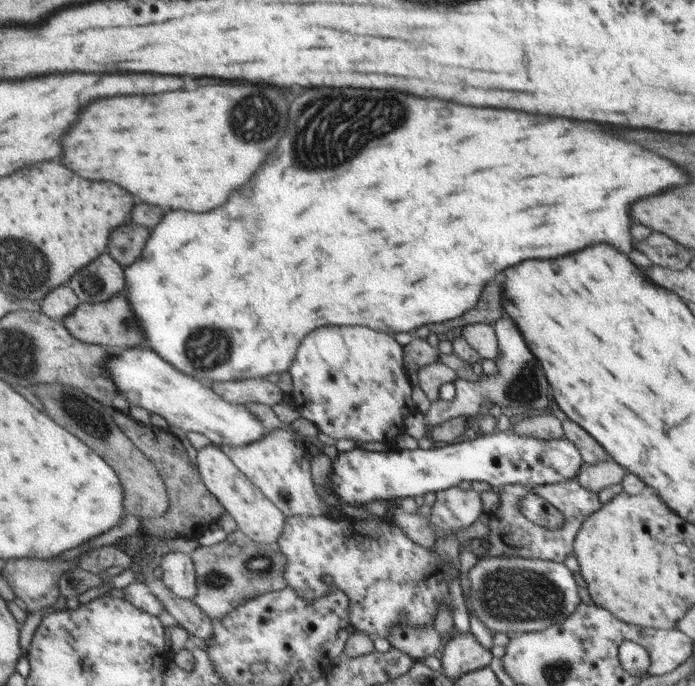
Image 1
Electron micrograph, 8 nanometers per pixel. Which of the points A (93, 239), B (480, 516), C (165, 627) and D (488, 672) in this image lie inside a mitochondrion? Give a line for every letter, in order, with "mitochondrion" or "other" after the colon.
A: other
B: other
C: other
D: other

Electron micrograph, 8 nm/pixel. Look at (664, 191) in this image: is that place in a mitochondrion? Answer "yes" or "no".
no

